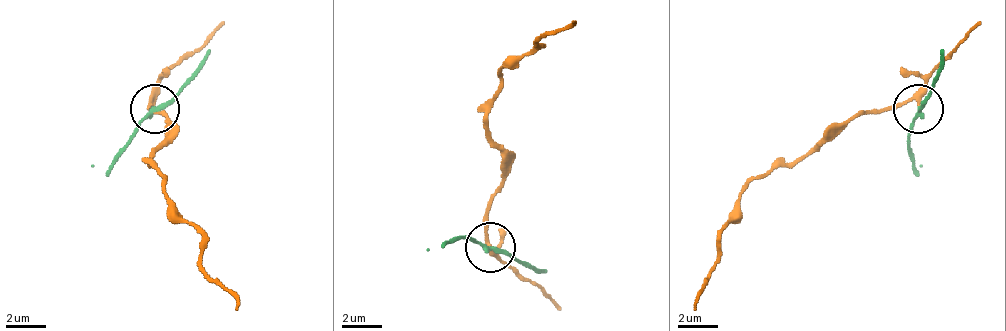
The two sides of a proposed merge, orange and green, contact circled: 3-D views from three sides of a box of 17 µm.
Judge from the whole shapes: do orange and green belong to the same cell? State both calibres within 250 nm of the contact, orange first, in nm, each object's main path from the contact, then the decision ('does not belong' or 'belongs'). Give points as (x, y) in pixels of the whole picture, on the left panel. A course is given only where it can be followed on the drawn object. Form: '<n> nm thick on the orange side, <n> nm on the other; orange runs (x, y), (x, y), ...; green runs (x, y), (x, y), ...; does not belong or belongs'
220 nm thick on the orange side, 200 nm on the other; orange runs (156, 107), (151, 107), (166, 117), (166, 137), (151, 162), (175, 211), (200, 236), (200, 266), (235, 311); green runs (156, 107), (106, 172), (91, 167); does not belong

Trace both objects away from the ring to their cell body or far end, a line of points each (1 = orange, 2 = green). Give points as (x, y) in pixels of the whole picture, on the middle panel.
1: (491, 248), (486, 208), (502, 178), (502, 148), (486, 128), (486, 103), (502, 73), (537, 43), (572, 23)
2: (491, 248), (451, 238), (441, 248), (426, 248)

